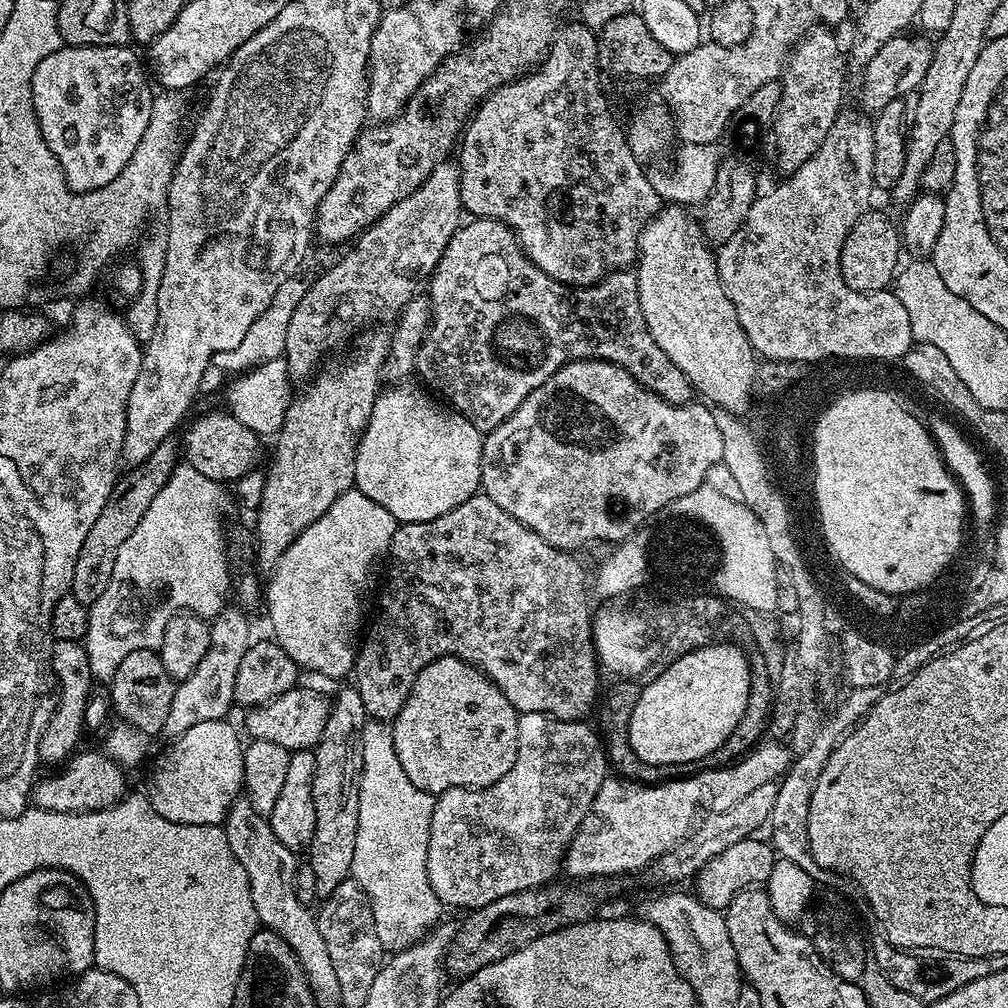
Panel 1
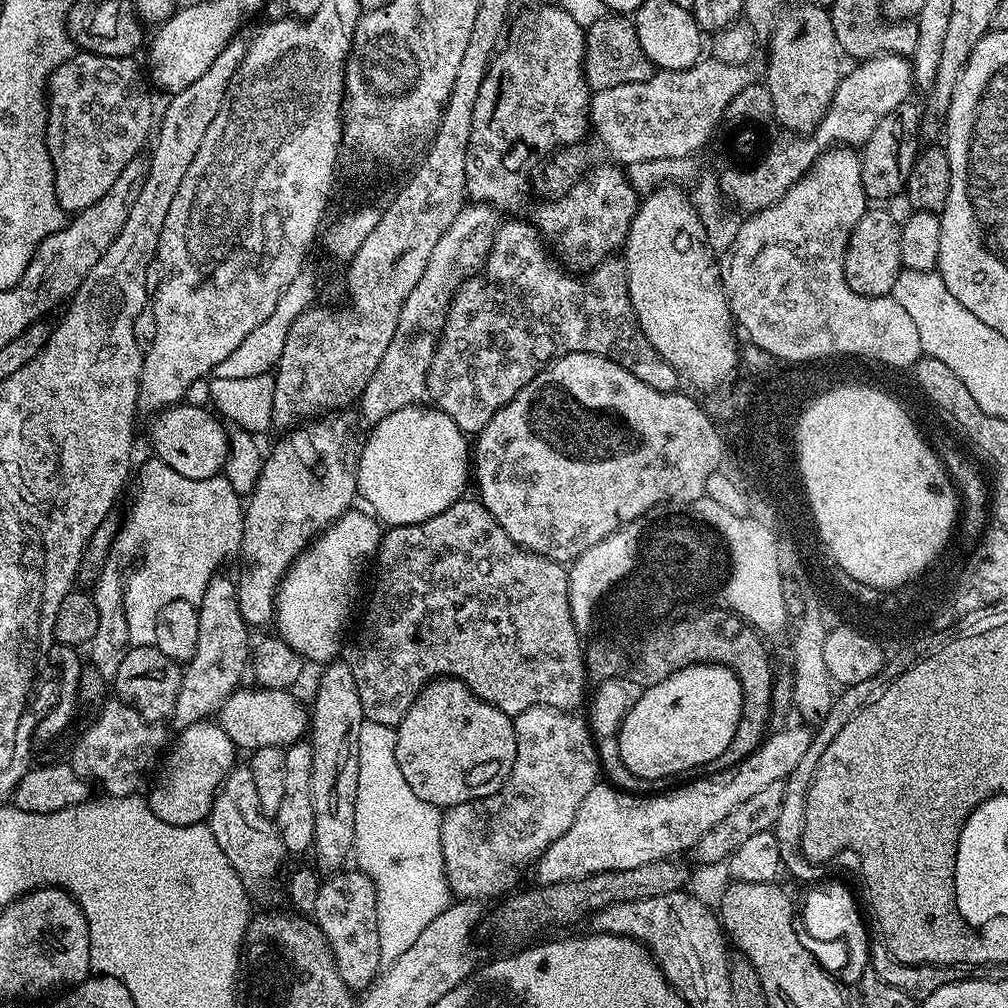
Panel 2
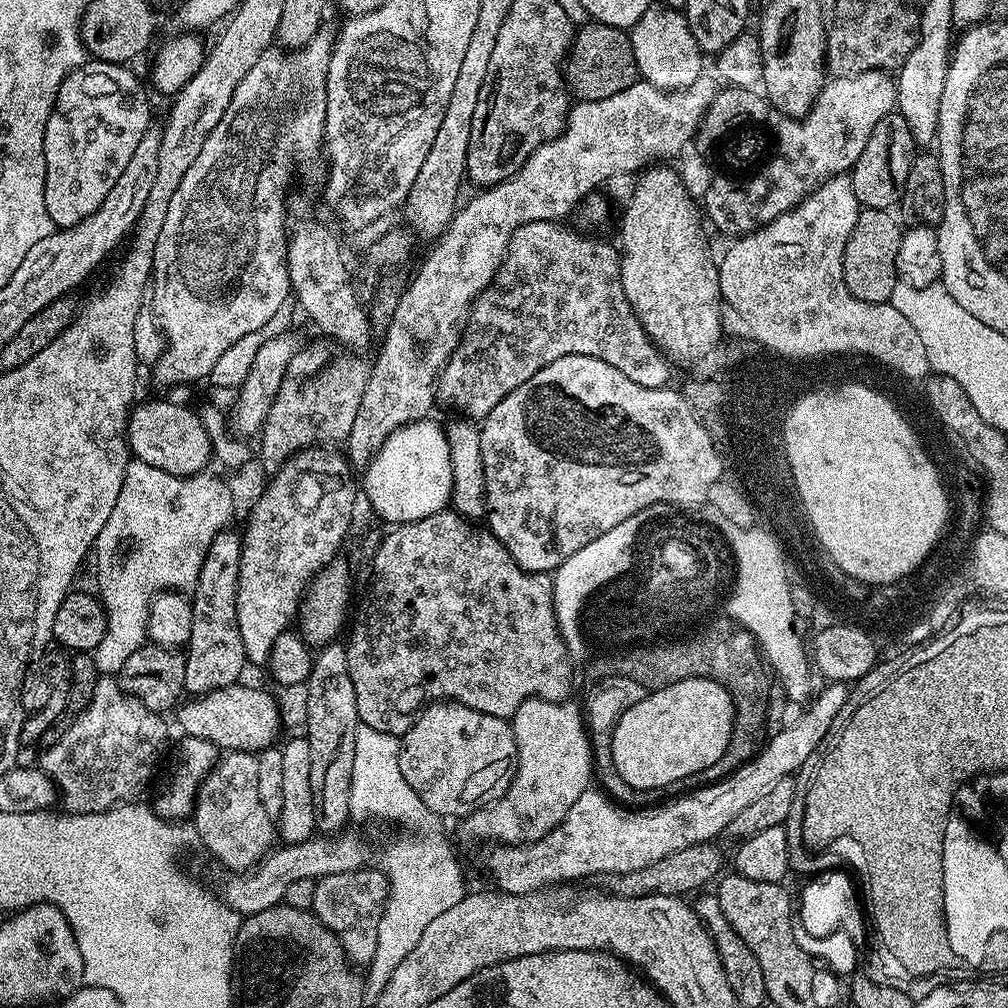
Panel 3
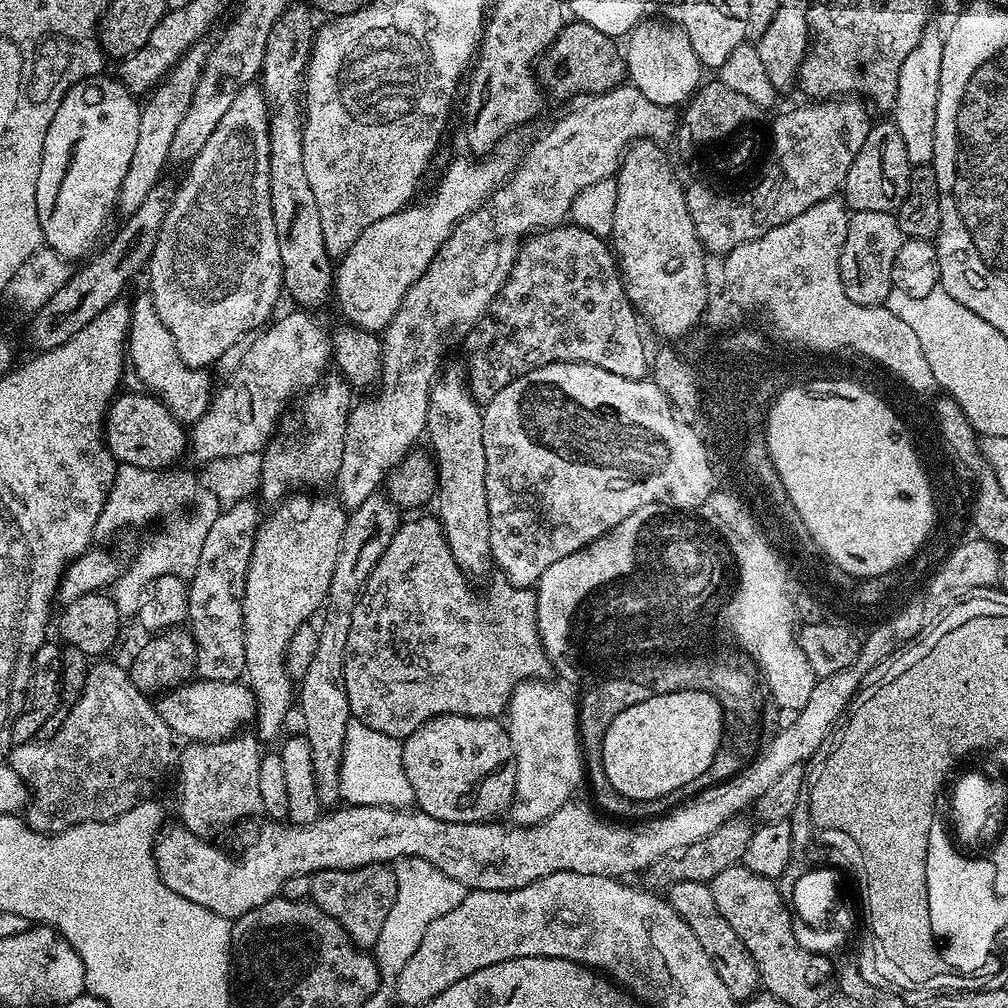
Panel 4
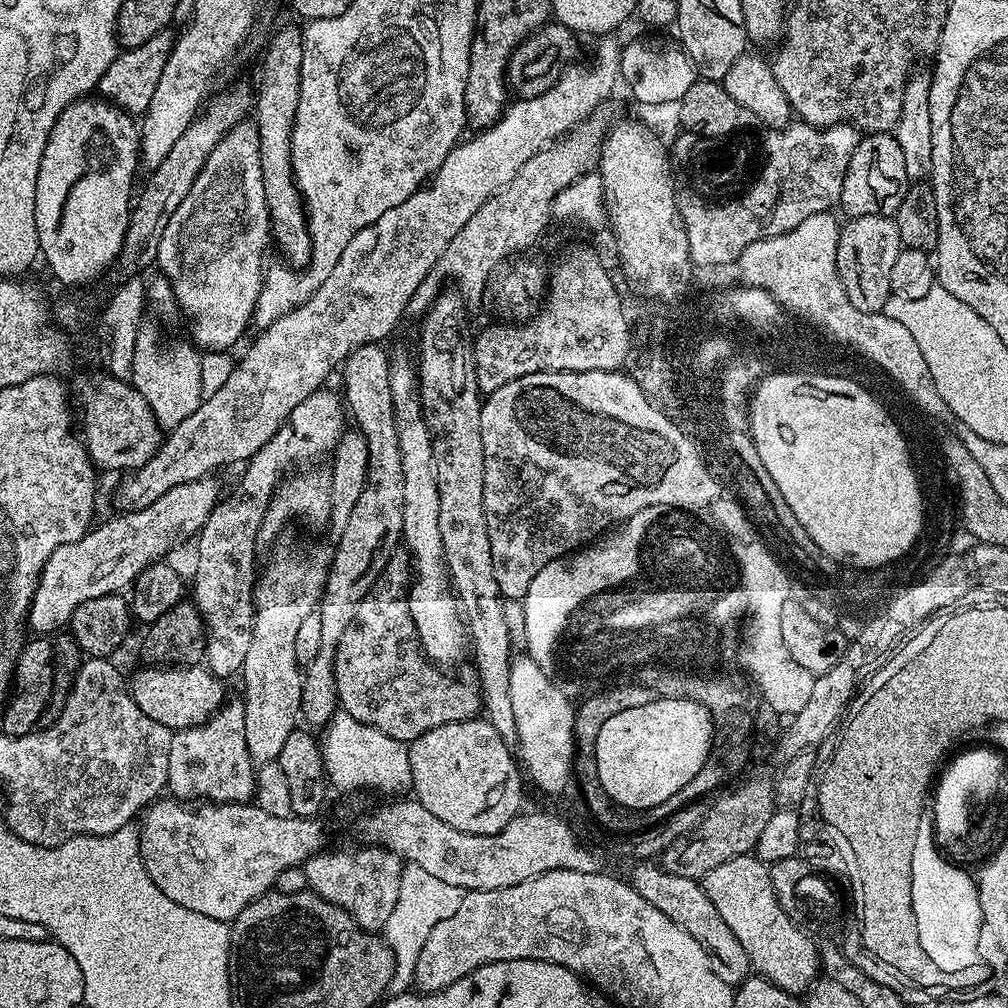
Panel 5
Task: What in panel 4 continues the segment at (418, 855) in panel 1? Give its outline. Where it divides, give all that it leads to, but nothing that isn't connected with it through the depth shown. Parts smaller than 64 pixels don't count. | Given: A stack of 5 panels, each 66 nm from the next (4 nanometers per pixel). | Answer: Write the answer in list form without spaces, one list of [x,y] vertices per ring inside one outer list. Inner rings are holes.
[[[360,720],[346,726],[346,742],[340,767],[340,800],[345,805],[381,804],[387,808],[407,808],[413,803],[410,778],[402,766],[403,743],[378,730],[370,730]],[[407,856],[404,860],[397,860],[394,864],[398,894],[394,898],[394,906],[390,906],[390,914],[386,923],[382,925],[382,934],[378,934],[378,942],[374,949],[376,965],[380,971],[383,991],[395,993],[398,974],[406,967],[406,962],[418,950],[426,930],[430,930],[430,922],[434,918],[442,918],[442,914],[450,914],[458,902],[462,902],[466,891],[462,882],[442,874],[438,866],[427,864],[417,856]]]

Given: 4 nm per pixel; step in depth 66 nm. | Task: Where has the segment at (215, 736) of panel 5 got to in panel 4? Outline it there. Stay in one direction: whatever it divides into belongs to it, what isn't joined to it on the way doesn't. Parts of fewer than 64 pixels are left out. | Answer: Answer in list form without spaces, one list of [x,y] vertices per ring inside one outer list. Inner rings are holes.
[[[237,734],[228,740],[214,740],[209,744],[192,742],[181,756],[179,753],[180,816],[184,819],[181,821],[183,827],[196,836],[211,837],[212,828],[228,828],[243,816],[259,817],[264,811],[258,787],[262,744],[255,735],[244,735],[248,734]]]

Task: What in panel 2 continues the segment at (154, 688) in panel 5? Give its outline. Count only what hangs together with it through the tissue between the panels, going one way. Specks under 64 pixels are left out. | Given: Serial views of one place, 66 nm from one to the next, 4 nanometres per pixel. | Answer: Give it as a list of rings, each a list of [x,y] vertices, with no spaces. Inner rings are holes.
[[[241,686],[232,693],[230,698],[224,700],[224,705],[220,707],[218,713],[218,723],[222,730],[232,739],[232,743],[237,749],[255,750],[274,746],[275,748],[285,749],[289,744],[299,744],[305,739],[306,733],[310,728],[310,712],[307,707],[304,708],[291,695],[293,694],[287,688],[261,688],[259,686]]]

